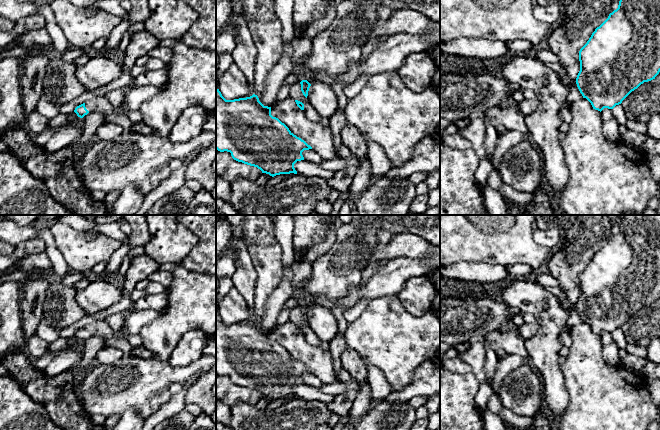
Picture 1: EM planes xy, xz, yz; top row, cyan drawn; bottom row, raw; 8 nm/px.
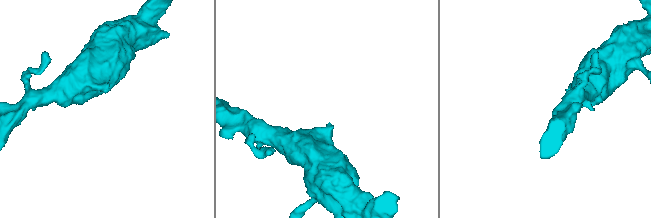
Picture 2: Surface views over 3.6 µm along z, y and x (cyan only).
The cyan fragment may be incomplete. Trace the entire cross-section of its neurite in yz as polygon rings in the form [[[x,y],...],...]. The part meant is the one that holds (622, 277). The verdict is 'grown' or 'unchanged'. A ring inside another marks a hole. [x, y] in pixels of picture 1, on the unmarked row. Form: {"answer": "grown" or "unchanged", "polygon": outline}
{"answer": "unchanged", "polygon": [[[625,215],[618,232],[595,253],[580,273],[579,285],[577,311],[593,333],[600,336],[604,332],[613,333],[641,308],[655,303],[660,296],[660,215]]]}

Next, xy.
{"answer": "grown", "polygon": [[[131,311],[126,314],[124,324],[119,332],[115,332],[106,320],[97,320],[77,330],[74,336],[83,342],[91,336],[100,336],[105,341],[112,337],[124,338],[125,335],[139,335],[142,328],[159,316],[158,311]]]}

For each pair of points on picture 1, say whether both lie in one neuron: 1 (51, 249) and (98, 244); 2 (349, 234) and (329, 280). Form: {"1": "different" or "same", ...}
{"1": "different", "2": "same"}

